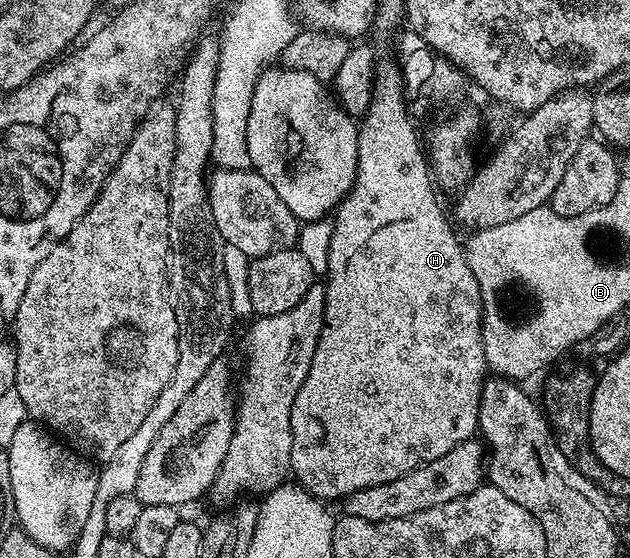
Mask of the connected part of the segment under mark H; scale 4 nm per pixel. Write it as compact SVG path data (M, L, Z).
M395 59L384 60L381 64L379 61L374 68L368 110L358 124L360 133L358 134L356 177L350 191L334 209L333 234L330 239L329 264L324 284L326 302L322 334L318 338L318 346L314 350L310 370L290 410L291 475L295 477L303 491L311 492L313 497L321 502L336 499L339 501L366 486L382 486L382 482L394 482L394 478L402 478L402 474L414 470L419 464L425 464L434 458L442 458L446 450L454 450L454 446L458 446L462 441L473 439L480 427L480 399L489 366L484 353L482 305L478 282L468 265L465 245L456 237L457 229L449 217L449 221L444 217L444 208L436 197L437 189L430 175L430 160L426 155L422 136L416 133L416 128L412 125L412 116L408 113L407 102L409 103L406 99L404 73L399 63Z

